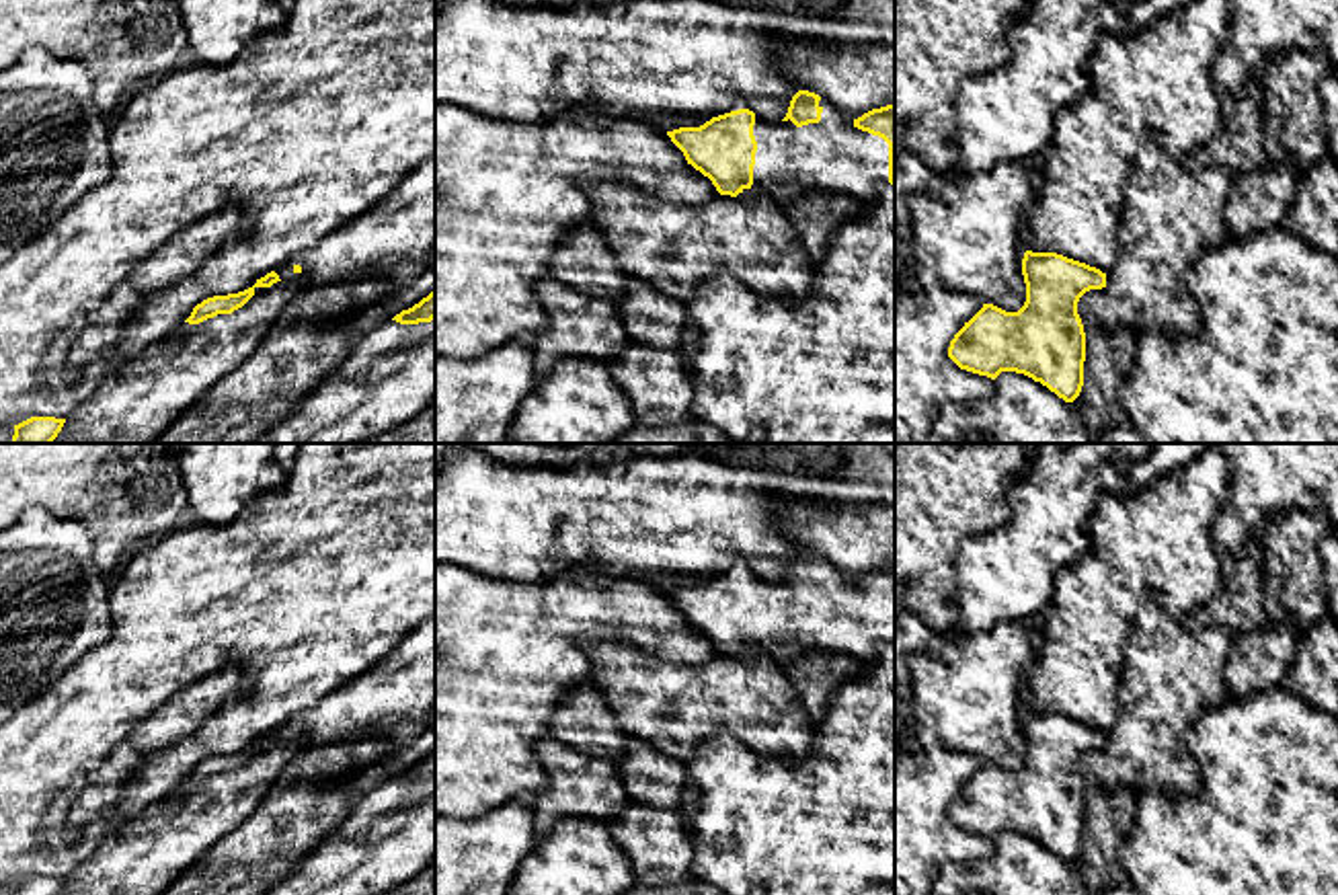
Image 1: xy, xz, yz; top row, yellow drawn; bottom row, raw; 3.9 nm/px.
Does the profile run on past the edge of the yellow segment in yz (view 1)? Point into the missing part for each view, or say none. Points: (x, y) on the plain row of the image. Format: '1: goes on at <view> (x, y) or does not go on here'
1: does not go on here

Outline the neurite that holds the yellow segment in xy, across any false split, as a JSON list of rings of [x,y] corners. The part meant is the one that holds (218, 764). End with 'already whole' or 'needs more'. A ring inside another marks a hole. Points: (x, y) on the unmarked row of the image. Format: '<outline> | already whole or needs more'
[[[435,618],[425,620],[386,659],[351,684],[291,716],[252,747],[203,760],[185,782],[199,784],[218,774],[232,774],[254,755],[257,747],[271,747],[277,741],[300,741],[306,749],[380,733],[394,751],[433,725]]] | needs more

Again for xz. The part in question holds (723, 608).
[[[798,550],[782,581],[768,581],[749,569],[739,569],[667,595],[720,655],[745,661],[770,657],[786,663],[813,653],[843,653],[866,663],[884,643],[895,645],[895,565],[852,579],[819,554]]] | needs more

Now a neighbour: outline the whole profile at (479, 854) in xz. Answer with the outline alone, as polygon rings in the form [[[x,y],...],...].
[[[507,801],[482,817],[435,815],[435,895],[511,895],[517,868],[538,846],[529,801]]]

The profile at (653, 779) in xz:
[[[628,741],[614,768],[634,803],[679,811],[687,801],[687,764],[655,751],[644,741]]]

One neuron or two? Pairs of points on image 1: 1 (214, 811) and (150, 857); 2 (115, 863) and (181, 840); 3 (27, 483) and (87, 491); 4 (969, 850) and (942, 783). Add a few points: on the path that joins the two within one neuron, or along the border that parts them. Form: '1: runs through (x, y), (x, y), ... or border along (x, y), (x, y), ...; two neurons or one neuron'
1: runs through (198, 815), (167, 840); one neuron
2: runs through (132, 863), (146, 859), (165, 840); one neuron
3: runs through (42, 483), (72, 483); one neuron
4: runs through (953, 834), (938, 820), (938, 799); one neuron

